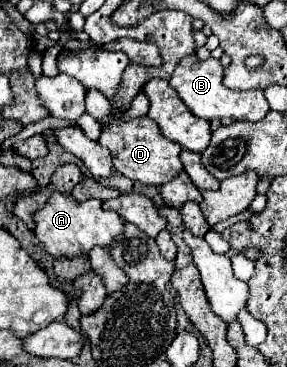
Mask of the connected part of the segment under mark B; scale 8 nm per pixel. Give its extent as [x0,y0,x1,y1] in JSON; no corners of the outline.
[170,55,268,121]

